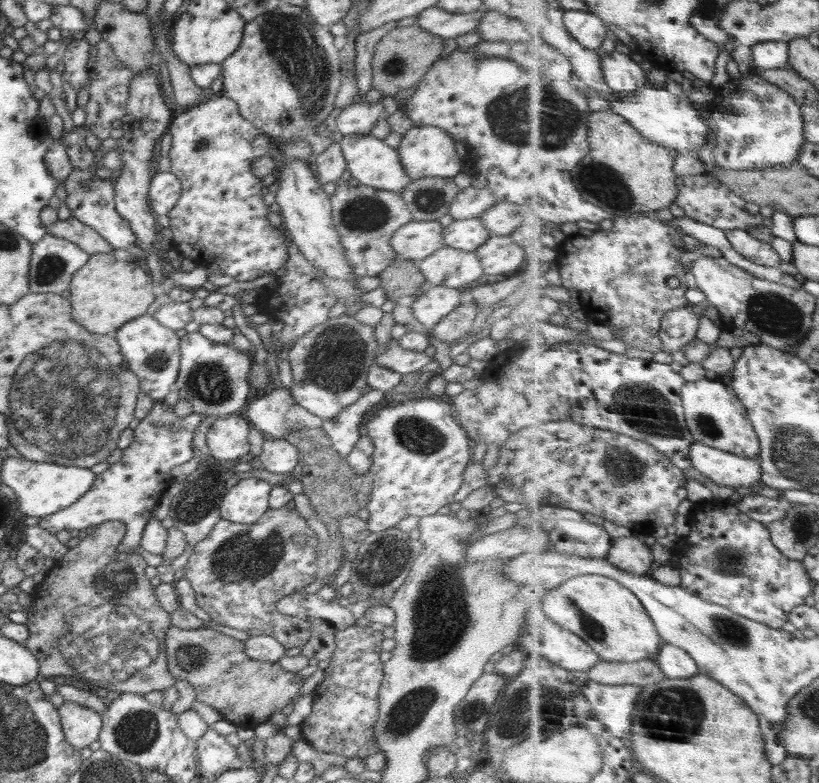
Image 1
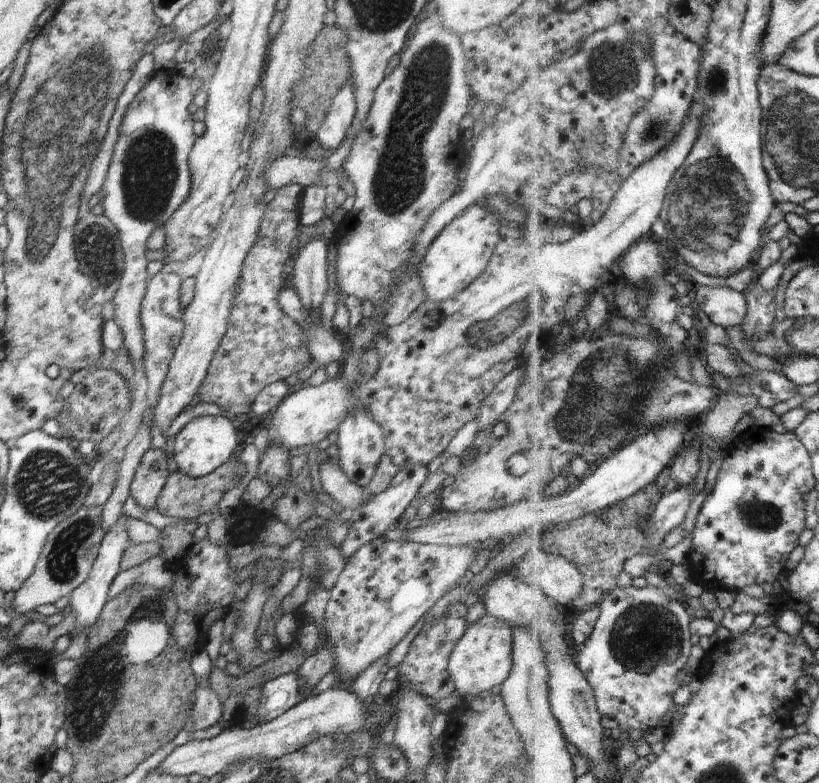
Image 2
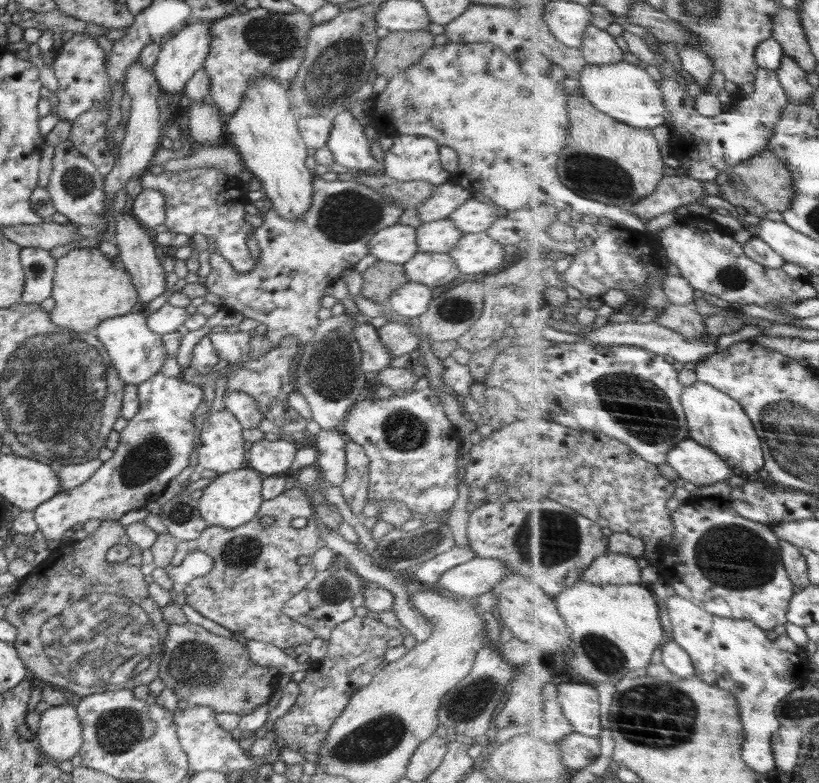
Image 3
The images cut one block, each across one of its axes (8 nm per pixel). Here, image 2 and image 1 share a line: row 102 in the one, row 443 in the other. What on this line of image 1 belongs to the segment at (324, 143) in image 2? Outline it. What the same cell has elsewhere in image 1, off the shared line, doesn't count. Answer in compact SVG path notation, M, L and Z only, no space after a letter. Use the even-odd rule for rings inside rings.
M372 389L360 395L356 402L340 411L334 419L323 420L323 431L331 440L335 452L340 456L348 456L360 438L360 424L366 413L372 414L387 401L386 394Z

